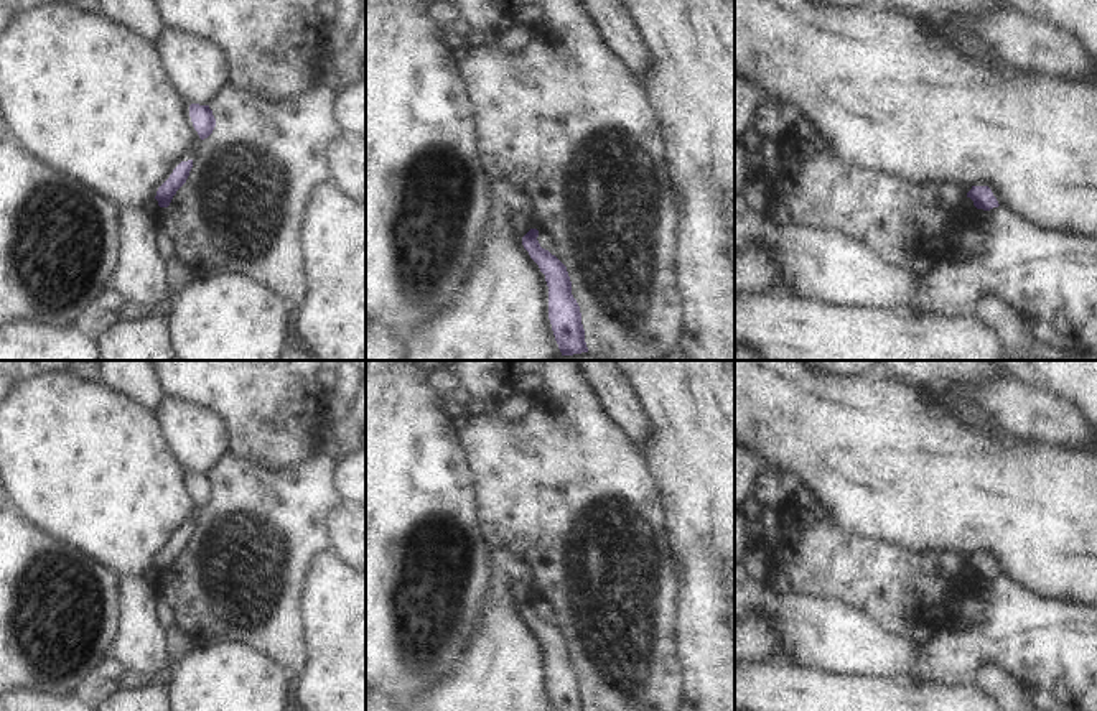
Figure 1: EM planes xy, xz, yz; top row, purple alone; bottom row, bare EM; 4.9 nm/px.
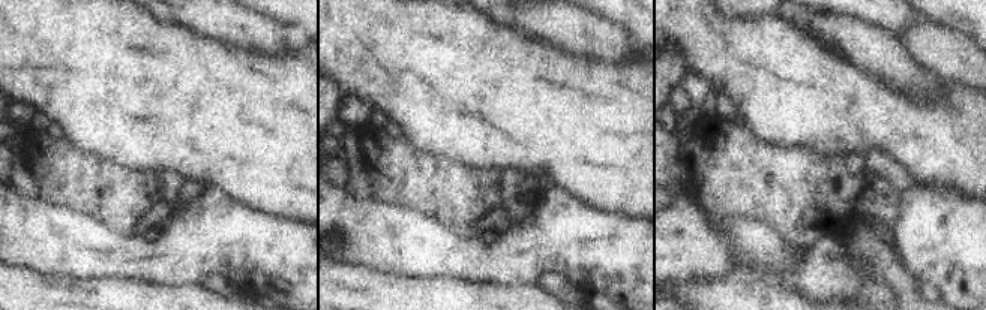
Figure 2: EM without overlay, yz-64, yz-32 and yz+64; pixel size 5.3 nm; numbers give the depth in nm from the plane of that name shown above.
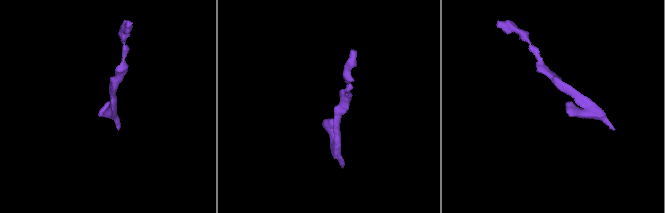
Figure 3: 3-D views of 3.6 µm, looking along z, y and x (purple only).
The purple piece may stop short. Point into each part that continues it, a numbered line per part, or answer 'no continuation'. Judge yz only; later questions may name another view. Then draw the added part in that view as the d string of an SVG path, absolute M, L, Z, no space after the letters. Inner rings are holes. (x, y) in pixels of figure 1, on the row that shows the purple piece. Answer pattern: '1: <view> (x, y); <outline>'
no continuation

